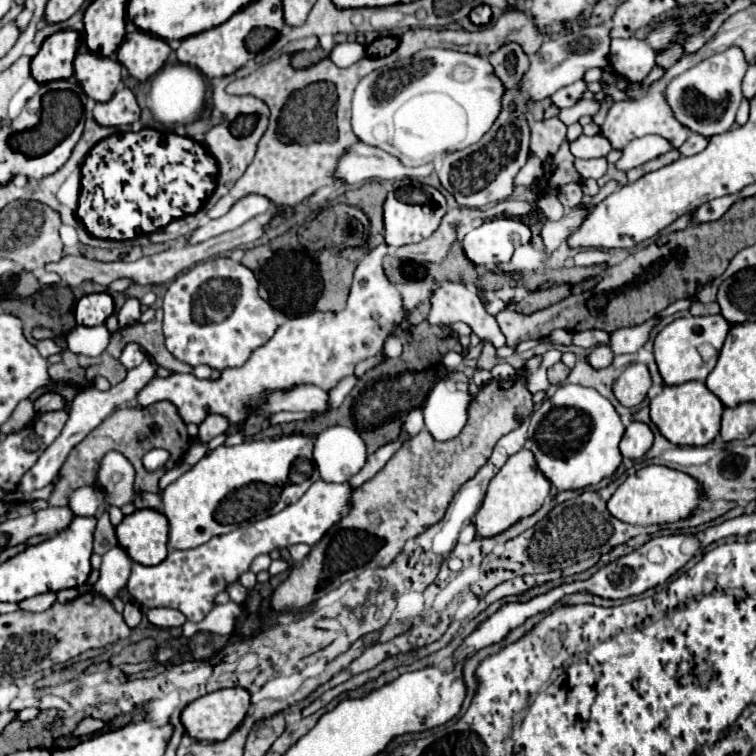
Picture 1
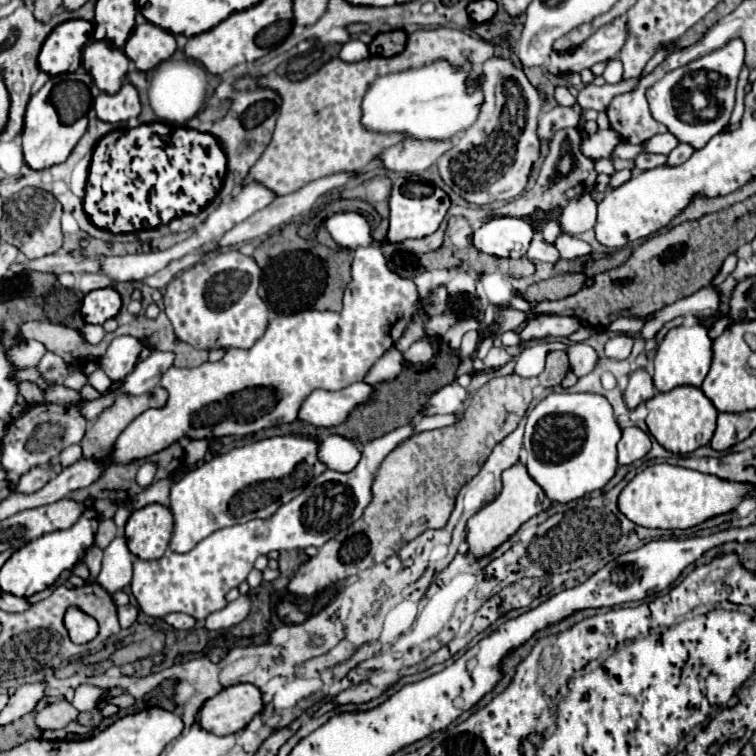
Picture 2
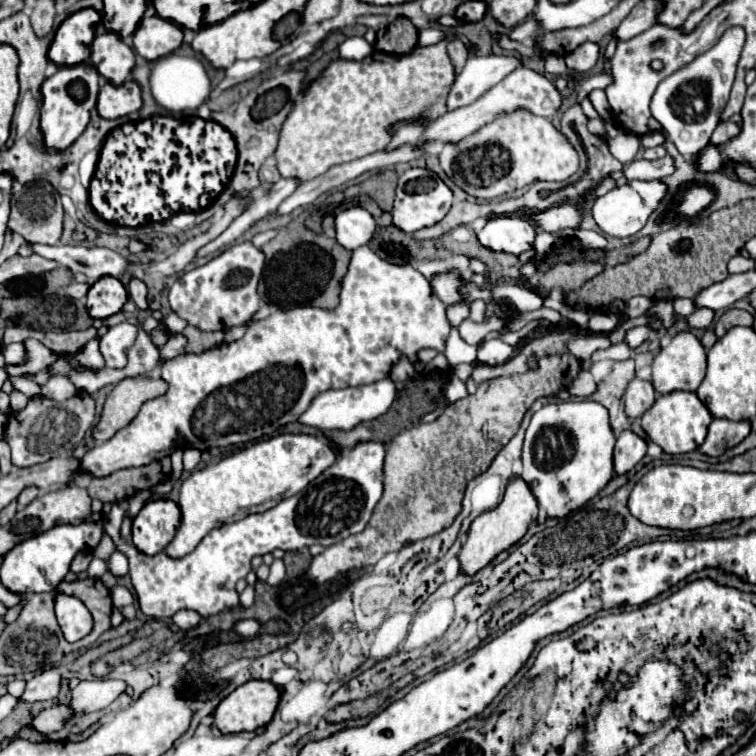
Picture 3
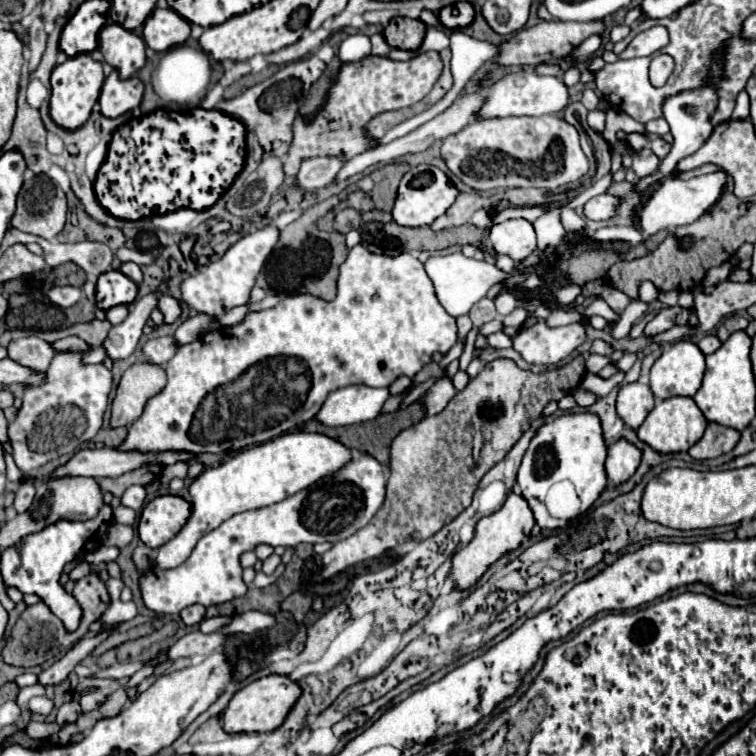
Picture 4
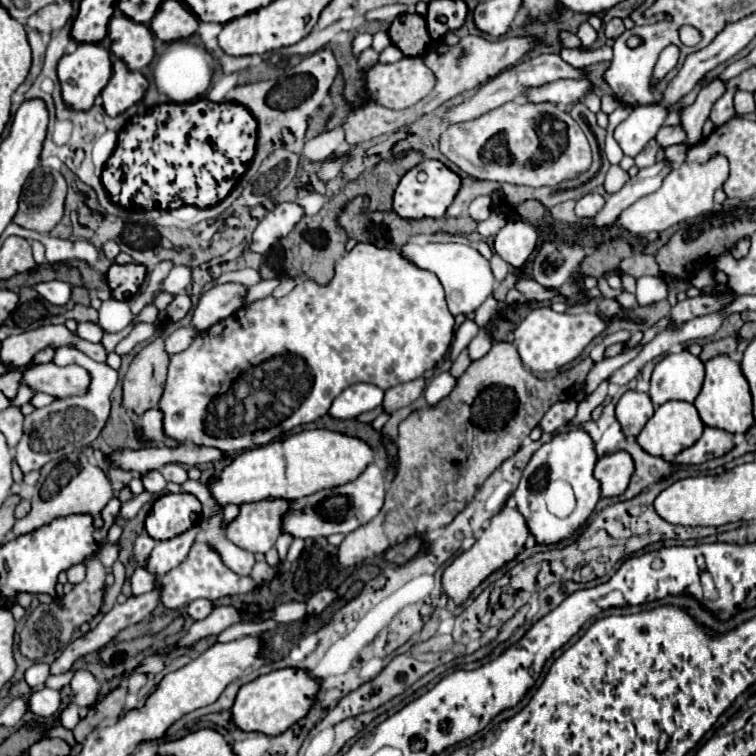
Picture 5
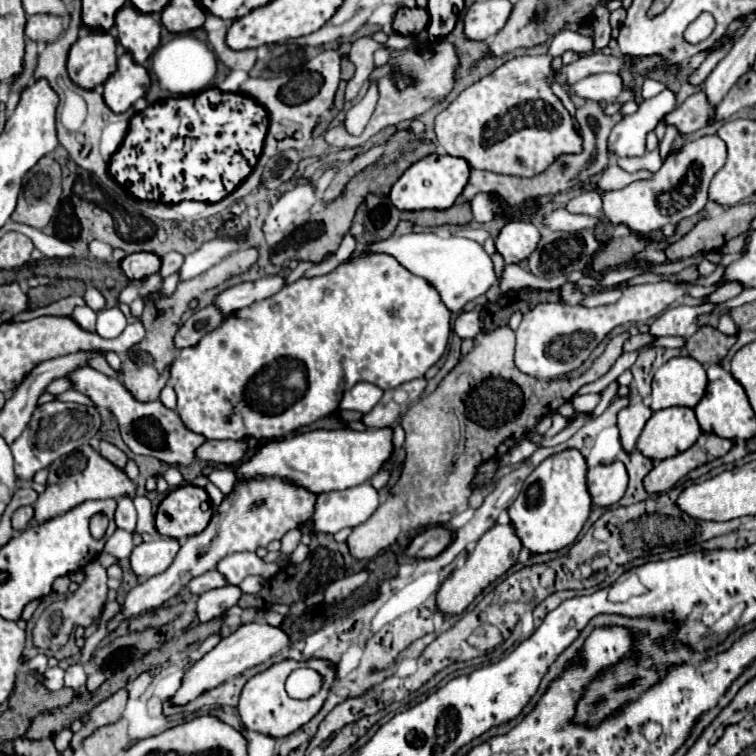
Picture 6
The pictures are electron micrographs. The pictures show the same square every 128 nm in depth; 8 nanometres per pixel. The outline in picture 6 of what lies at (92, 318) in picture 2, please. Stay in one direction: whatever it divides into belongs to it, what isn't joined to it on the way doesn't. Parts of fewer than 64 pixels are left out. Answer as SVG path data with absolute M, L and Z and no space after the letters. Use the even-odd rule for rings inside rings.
M134 252L128 254L120 266L130 280L144 280L146 276L160 270L160 258L154 252Z

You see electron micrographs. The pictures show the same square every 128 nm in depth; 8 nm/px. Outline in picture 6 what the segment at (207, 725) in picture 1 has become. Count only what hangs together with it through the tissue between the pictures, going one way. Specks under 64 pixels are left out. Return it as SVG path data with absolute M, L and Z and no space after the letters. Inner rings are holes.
M310 658L306 662L296 662L296 660L282 660L282 662L276 662L272 664L268 670L256 674L254 678L250 678L240 694L240 704L238 704L238 714L242 718L242 724L248 728L248 730L254 730L254 732L262 732L262 734L270 734L274 738L282 738L282 736L288 736L292 734L294 730L298 730L300 726L304 726L308 720L312 720L312 716L318 714L318 710L322 708L332 684L336 682L336 670L332 666L330 660L322 660L322 658ZM296 668L314 668L318 670L326 682L322 686L322 690L310 698L310 700L292 700L288 698L286 690L284 690L284 682L288 678L288 674Z

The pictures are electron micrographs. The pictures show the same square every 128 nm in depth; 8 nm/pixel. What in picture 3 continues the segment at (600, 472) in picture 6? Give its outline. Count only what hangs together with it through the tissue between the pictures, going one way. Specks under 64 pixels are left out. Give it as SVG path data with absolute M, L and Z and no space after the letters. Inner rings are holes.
M624 430L616 438L616 448L614 448L614 474L626 474L630 472L642 458L646 456L646 442L638 438L634 432Z

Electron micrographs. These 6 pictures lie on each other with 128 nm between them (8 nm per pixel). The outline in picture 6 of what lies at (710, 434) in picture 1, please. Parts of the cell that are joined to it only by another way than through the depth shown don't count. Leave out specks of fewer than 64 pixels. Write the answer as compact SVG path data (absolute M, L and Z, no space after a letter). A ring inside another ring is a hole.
M672 406L652 414L636 448L650 460L666 460L688 450L700 434L694 410Z

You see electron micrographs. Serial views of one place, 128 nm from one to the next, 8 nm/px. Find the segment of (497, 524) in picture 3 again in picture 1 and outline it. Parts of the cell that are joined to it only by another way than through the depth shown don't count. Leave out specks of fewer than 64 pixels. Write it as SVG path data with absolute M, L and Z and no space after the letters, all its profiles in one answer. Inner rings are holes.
M520 450L514 456L508 458L508 462L502 466L502 470L492 478L484 504L474 516L476 536L480 538L492 538L500 532L508 530L518 520L532 516L544 502L544 498L550 492L550 482L544 478L544 474L538 470L536 460L530 450Z

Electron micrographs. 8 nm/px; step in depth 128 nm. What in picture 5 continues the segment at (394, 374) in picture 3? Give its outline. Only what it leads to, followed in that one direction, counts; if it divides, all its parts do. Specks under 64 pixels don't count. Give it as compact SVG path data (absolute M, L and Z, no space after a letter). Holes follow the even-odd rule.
M416 378L412 382L404 382L404 384L388 388L386 396L384 396L384 402L382 402L384 412L392 414L392 412L396 412L402 406L412 404L424 392L424 386L426 386L426 380L424 378Z

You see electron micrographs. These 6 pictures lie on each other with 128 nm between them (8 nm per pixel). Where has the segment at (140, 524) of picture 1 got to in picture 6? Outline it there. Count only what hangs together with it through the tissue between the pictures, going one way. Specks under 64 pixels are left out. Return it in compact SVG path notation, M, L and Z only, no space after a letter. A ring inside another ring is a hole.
M178 486L156 512L156 530L168 538L184 538L202 532L212 518L212 502L200 486Z

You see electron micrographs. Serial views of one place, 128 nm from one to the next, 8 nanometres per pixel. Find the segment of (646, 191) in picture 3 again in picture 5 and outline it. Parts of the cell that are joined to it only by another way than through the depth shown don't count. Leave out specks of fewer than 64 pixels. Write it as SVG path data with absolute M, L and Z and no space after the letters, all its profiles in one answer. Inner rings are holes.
M586 194L586 196L582 196L576 202L574 212L580 218L592 218L602 206L604 206L604 196L600 196L600 194Z

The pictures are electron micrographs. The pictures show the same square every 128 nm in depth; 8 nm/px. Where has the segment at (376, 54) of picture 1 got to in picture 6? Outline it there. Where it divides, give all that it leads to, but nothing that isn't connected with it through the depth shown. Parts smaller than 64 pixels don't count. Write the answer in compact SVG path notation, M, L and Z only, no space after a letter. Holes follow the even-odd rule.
M400 8L394 16L394 30L398 34L418 34L428 26L428 12L424 8Z

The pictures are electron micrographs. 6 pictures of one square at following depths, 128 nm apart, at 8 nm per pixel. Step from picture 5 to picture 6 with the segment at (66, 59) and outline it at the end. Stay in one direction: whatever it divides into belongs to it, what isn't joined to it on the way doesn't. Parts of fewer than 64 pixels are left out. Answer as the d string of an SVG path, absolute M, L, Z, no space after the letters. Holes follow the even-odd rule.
M92 30L78 38L68 56L68 74L82 88L94 88L116 72L116 38Z

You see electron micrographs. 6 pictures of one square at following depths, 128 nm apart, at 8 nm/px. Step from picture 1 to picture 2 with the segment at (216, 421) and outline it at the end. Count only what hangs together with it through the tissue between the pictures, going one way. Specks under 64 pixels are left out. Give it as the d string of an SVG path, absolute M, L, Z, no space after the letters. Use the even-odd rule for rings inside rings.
M194 440L186 446L184 450L184 460L188 466L194 466L198 460L202 460L208 452L208 442L206 440Z

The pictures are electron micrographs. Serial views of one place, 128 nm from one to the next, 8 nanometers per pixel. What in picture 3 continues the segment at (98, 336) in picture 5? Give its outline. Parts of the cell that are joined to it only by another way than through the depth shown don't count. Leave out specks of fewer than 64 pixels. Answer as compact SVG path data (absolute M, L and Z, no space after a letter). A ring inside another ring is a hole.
M76 394L64 402L56 402L44 396L30 398L26 408L8 418L4 438L12 450L12 464L28 468L46 462L56 456L70 454L92 428L96 416L96 402L90 394Z

